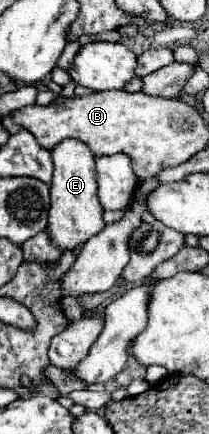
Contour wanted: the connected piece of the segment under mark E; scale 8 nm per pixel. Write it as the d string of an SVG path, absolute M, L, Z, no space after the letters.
M64 139L60 141L52 151L54 161L54 175L50 183L50 215L48 215L48 233L56 247L62 251L76 249L78 245L86 243L90 237L94 237L98 231L106 227L100 207L98 195L96 195L96 155L88 151L86 143L80 143L76 139Z

